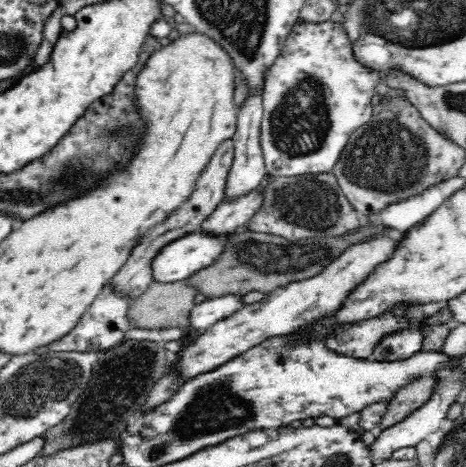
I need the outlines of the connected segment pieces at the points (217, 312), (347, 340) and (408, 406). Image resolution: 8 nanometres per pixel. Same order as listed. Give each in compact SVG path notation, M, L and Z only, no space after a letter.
M231 294L204 299L203 302L192 307L189 314L189 326L194 330L203 332L219 320L224 320L233 312L240 310L240 307L242 307L241 297Z
M403 316L374 317L358 323L338 323L329 332L325 341L332 351L344 356L368 359L384 335L403 329L406 325Z
M426 376L398 390L396 396L387 404L386 412L380 422L380 429L404 420L412 412L426 404L438 386L438 377Z

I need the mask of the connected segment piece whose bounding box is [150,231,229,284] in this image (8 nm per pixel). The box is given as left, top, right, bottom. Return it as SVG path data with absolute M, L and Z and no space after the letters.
M199 231L174 240L151 260L153 280L160 284L186 280L218 258L228 235L210 236Z

